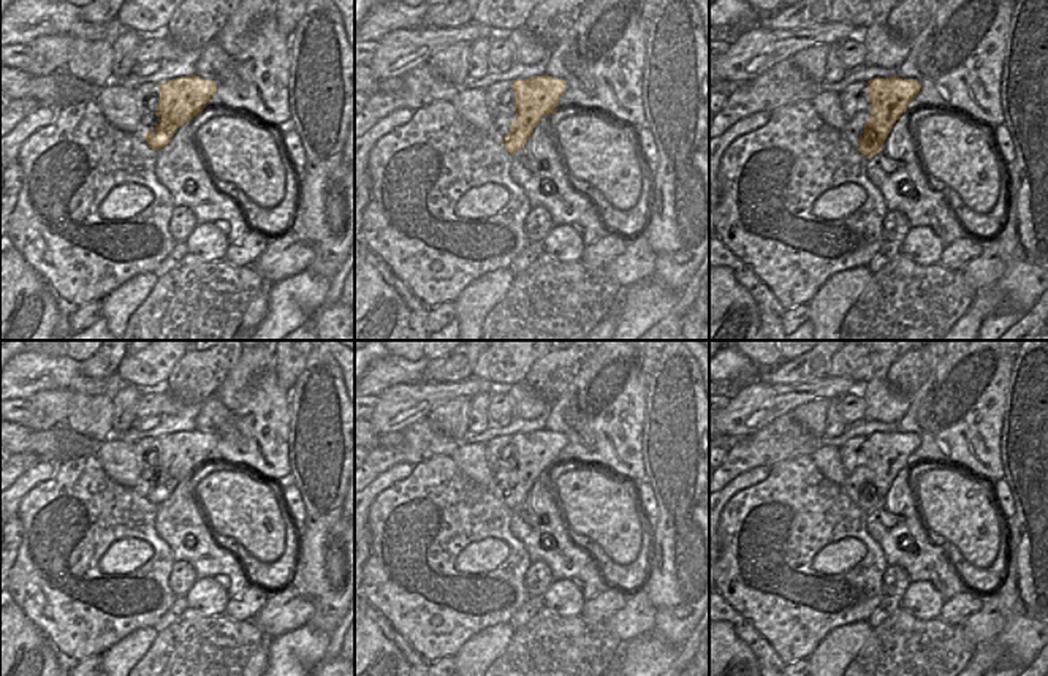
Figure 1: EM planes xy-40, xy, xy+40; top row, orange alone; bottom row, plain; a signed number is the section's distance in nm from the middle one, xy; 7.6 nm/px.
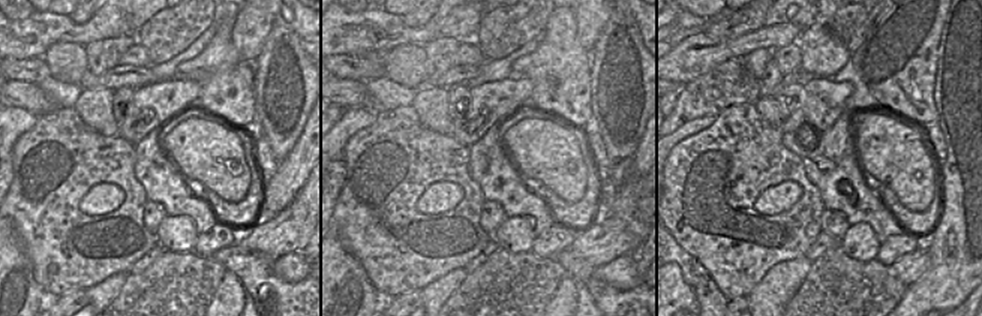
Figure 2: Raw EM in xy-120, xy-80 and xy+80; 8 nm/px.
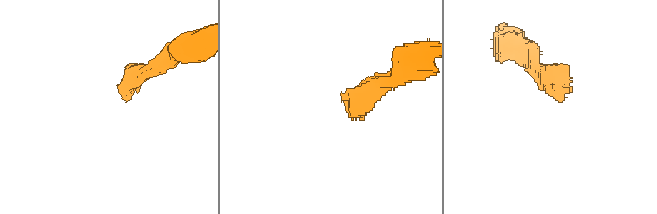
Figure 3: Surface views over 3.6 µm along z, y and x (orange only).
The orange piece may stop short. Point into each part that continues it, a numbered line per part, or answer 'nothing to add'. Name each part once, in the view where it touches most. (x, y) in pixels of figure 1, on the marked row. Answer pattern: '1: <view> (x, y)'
1: xy+40 (854, 129).

